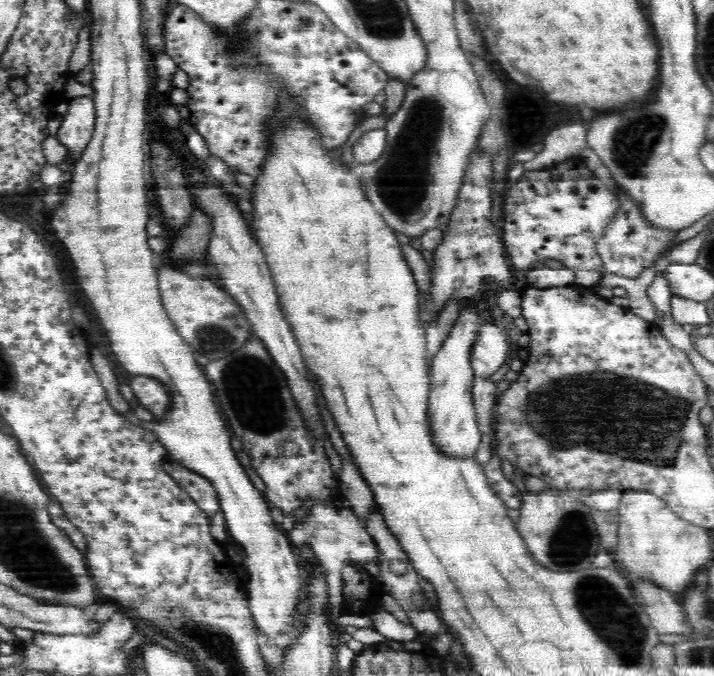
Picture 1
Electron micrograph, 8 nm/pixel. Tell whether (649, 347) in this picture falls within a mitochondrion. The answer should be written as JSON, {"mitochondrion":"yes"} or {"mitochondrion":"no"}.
{"mitochondrion":"no"}

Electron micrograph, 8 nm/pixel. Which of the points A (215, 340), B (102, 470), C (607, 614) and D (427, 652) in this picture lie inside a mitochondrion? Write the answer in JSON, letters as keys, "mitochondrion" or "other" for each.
{"A":"mitochondrion","B":"other","C":"mitochondrion","D":"other"}

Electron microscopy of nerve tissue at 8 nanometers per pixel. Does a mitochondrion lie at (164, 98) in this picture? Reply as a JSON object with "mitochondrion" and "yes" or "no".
{"mitochondrion":"no"}

